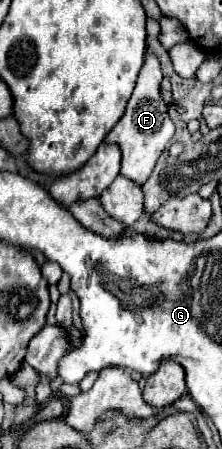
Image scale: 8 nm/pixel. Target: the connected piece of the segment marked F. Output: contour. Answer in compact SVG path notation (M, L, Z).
M146 54L144 66L138 76L138 84L134 88L132 98L128 100L128 108L124 116L118 120L118 124L104 138L106 144L120 146L120 152L122 152L120 174L134 180L136 184L144 184L148 180L148 176L152 174L156 166L158 156L162 154L162 150L168 146L168 142L174 136L174 122L168 116L166 102L160 98L160 80L162 80L160 62L154 56Z

